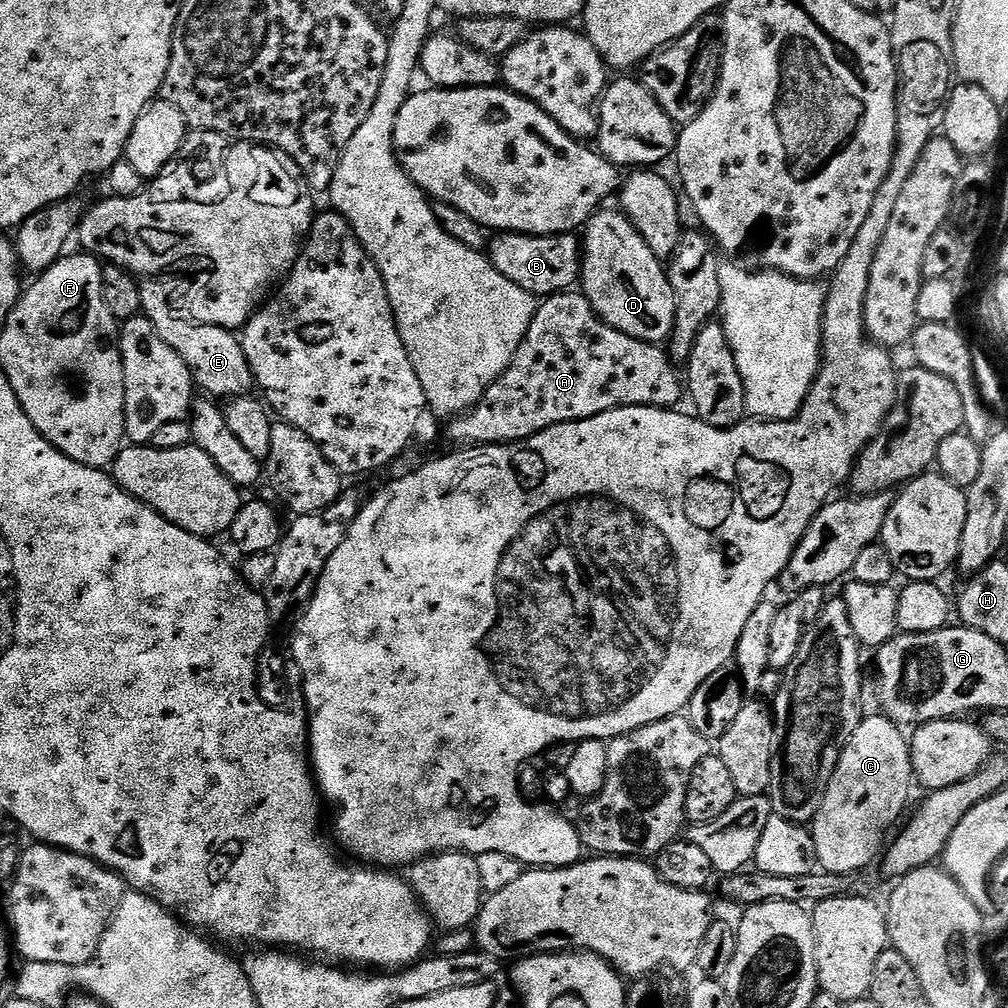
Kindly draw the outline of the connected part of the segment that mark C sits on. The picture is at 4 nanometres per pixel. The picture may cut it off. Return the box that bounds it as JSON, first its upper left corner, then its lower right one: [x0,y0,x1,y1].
[810,714,914,876]

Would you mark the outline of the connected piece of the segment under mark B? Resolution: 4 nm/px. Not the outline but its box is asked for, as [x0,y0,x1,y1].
[486,232,582,298]

